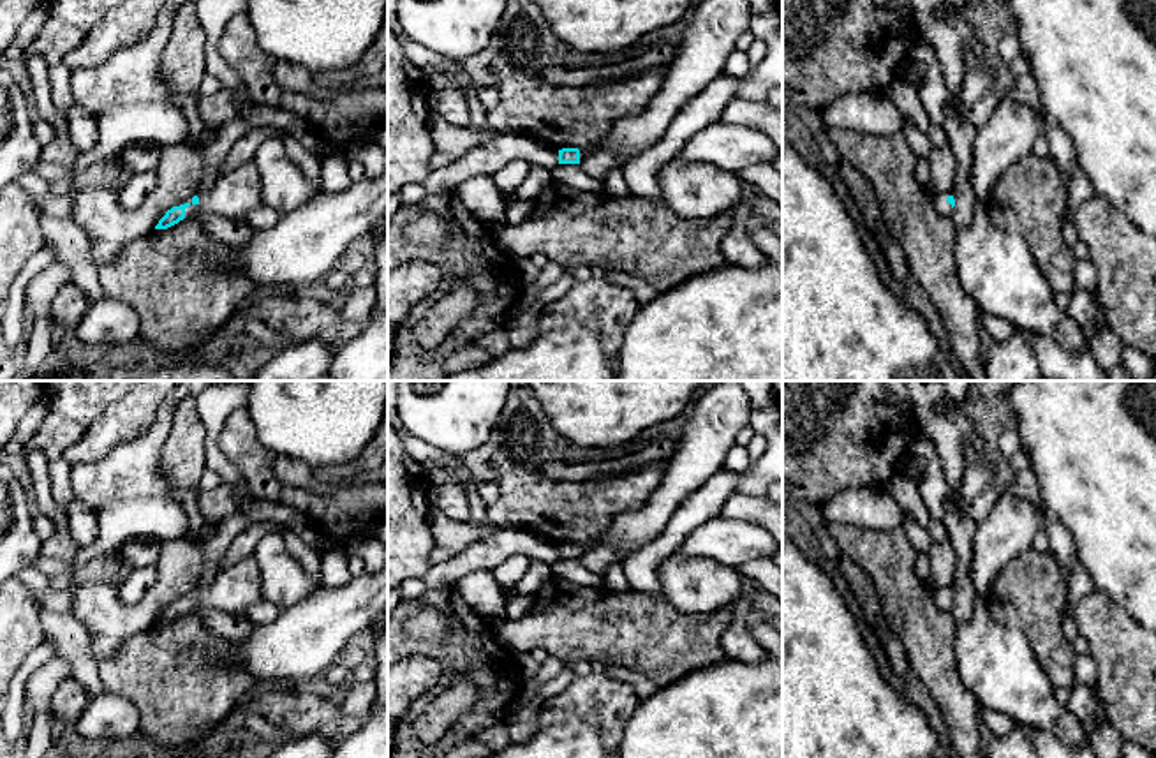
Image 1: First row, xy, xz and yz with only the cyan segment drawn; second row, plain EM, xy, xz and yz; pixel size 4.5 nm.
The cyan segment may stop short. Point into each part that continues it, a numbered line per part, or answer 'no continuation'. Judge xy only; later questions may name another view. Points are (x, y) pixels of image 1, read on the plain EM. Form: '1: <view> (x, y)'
1: xy (237, 587)

